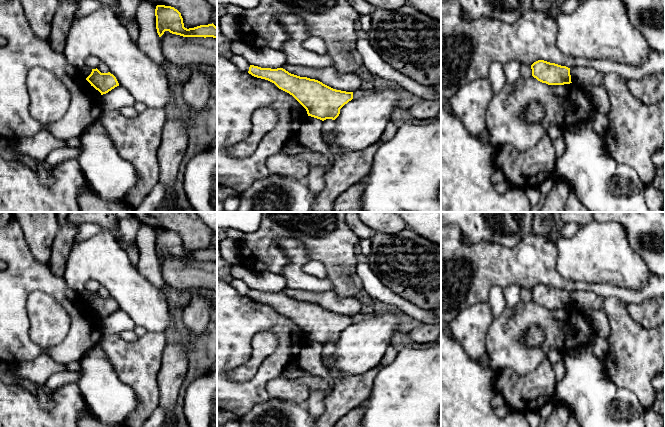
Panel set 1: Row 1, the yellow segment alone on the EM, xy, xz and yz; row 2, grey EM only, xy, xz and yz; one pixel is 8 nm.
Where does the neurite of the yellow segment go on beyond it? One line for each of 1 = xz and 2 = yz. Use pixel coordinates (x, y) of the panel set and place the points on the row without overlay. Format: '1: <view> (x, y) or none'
1: none
2: none

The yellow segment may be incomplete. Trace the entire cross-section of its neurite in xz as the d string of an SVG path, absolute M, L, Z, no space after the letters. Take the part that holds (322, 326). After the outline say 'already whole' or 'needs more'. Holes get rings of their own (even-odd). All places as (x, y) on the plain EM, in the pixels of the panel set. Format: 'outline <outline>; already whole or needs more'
outline M250 289L248 297L274 307L292 319L306 333L308 340L322 345L335 344L340 333L353 323L353 316L333 313L318 304L291 298L283 292Z; already whole

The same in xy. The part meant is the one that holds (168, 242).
outline M157 229L155 233L156 253L159 261L165 255L183 261L213 261L217 263L217 251L212 247L194 252L185 252L181 237L171 230Z; already whole

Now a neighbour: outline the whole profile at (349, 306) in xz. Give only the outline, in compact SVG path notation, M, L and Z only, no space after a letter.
M286 286L281 292L300 301L318 304L336 314L354 316L360 313L361 309L361 304L355 297L339 297L332 290L324 292L302 291Z

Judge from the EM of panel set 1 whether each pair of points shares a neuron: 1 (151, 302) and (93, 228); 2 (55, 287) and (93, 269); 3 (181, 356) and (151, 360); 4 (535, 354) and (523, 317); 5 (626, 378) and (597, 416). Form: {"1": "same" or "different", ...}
{"1": "different", "2": "different", "3": "different", "4": "same", "5": "different"}

